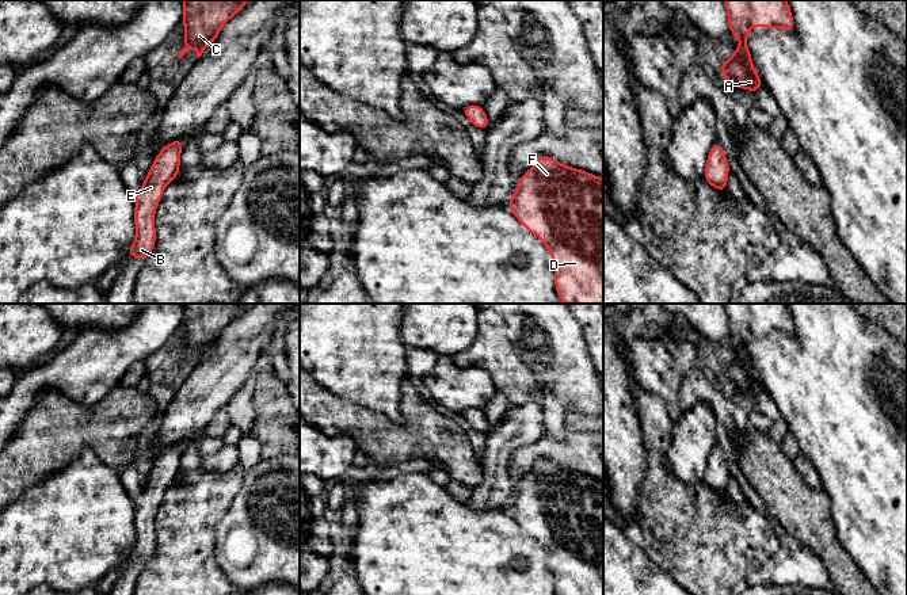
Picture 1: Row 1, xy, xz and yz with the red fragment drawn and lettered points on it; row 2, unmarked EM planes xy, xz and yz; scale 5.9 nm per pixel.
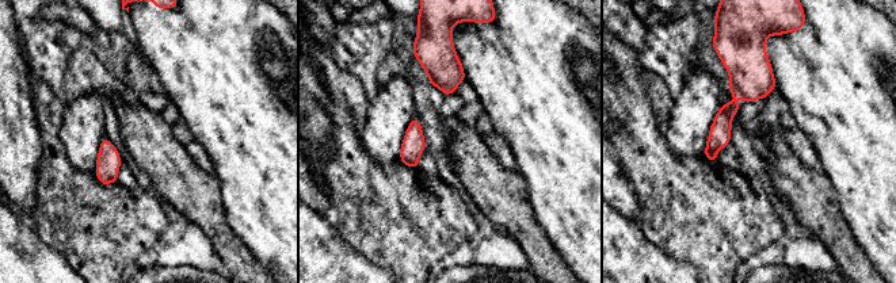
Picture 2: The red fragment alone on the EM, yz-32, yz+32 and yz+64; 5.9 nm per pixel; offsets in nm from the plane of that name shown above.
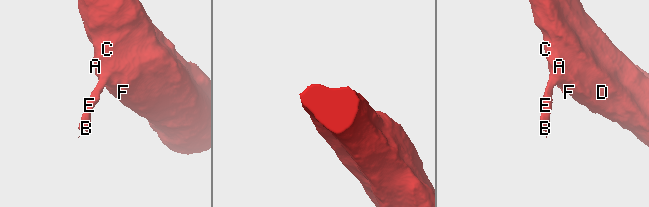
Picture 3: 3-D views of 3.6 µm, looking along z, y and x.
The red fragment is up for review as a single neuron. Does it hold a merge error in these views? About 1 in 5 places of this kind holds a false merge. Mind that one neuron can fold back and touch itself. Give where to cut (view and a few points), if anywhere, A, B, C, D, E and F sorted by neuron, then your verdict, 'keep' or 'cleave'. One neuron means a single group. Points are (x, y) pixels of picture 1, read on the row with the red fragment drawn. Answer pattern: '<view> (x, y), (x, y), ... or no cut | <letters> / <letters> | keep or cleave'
no cut | A B C D E F | keep

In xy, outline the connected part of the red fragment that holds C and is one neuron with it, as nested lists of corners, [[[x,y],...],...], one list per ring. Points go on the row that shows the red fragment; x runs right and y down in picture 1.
[[[182,0],[186,27],[183,41],[186,47],[180,50],[182,58],[191,47],[197,49],[197,58],[202,56],[207,45],[217,41],[224,24],[239,14],[249,0]]]

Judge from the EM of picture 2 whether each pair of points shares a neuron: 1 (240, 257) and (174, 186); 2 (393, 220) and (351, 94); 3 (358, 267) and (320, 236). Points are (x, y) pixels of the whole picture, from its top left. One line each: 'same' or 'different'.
1: same
2: same
3: same

